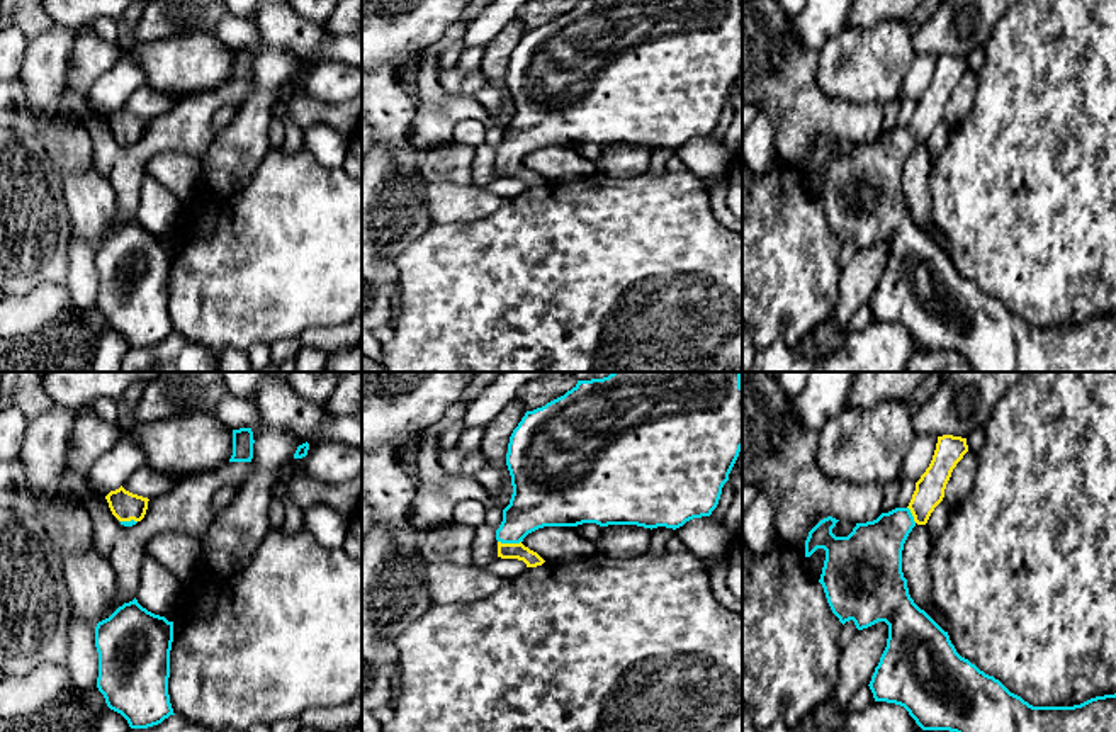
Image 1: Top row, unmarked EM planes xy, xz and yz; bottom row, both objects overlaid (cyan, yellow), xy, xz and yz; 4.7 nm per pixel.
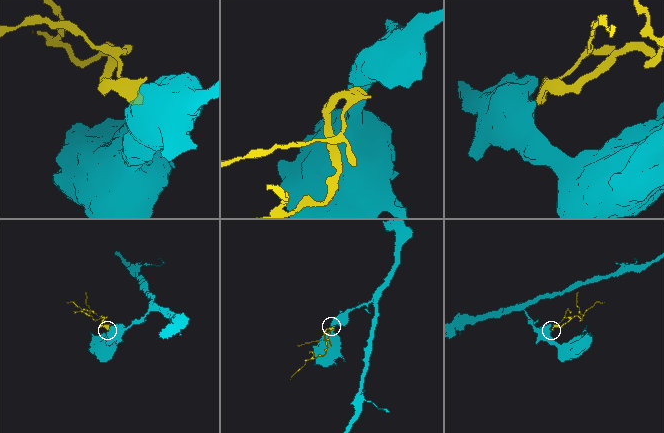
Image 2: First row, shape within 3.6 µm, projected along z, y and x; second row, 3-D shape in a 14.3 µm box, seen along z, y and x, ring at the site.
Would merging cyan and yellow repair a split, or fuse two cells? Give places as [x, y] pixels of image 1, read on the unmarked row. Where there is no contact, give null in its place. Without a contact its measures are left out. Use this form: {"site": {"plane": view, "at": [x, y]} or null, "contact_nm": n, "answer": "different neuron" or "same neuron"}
{"site": {"plane": "xz", "at": [510, 162]}, "contact_nm": 110, "answer": "same neuron"}

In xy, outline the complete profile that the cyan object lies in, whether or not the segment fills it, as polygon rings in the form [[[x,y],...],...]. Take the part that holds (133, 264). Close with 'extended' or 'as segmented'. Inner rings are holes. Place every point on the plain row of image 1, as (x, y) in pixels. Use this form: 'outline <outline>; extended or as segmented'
outline [[[136,217],[95,246],[97,307],[107,326],[121,333],[131,348],[148,348],[175,335],[168,314],[172,262],[173,241],[148,231]]]; as segmented

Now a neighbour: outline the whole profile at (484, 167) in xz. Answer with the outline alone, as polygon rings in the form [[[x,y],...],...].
[[[481,144],[476,148],[472,161],[472,183],[486,187],[494,178],[498,178],[498,160],[496,151],[489,144]]]

